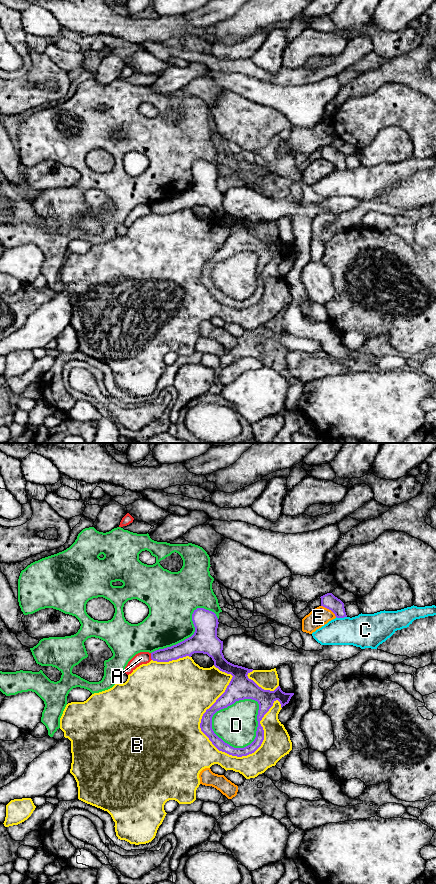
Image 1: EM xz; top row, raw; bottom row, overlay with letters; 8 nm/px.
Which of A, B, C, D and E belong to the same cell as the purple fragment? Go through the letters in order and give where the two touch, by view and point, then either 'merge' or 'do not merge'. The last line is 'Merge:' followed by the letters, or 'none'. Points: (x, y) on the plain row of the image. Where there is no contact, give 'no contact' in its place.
A: xz (151, 208) | do not merge
B: xz (202, 269) | do not merge
C: xz (341, 169) | do not merge
D: xz (226, 259) | do not merge
E: xz (329, 161) | do not merge
Merge: none

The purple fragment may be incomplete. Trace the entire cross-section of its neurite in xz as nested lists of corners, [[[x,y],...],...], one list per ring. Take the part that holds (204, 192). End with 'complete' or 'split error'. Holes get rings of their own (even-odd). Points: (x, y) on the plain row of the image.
[[[197,160],[192,166],[192,173],[195,184],[191,189],[171,199],[152,204],[151,211],[157,214],[169,214],[186,208],[191,209],[194,205],[203,205],[212,210],[216,220],[231,226],[233,229],[225,244],[203,266],[200,280],[219,303],[237,309],[252,306],[261,298],[264,292],[264,282],[260,276],[264,267],[276,252],[280,254],[281,260],[288,256],[294,245],[285,245],[281,242],[280,238],[274,243],[264,242],[248,230],[247,227],[253,221],[234,217],[224,210],[222,205],[223,193],[217,189],[219,174],[214,164],[204,160]],[[244,251],[252,251],[259,256],[256,289],[250,297],[244,300],[234,300],[214,285],[212,269],[217,263]]]; complete

